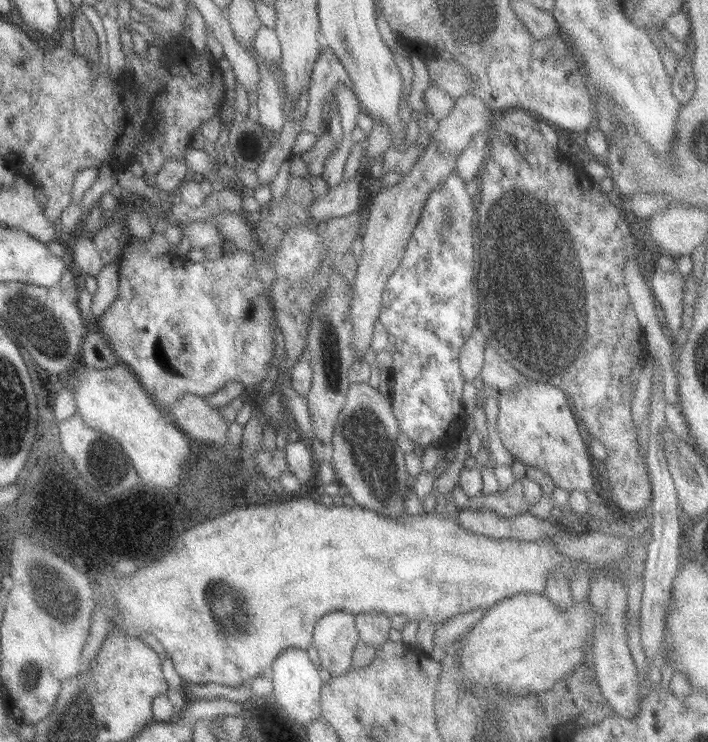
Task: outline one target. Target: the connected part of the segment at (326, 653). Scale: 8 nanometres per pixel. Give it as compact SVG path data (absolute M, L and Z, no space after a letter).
M333 611L320 616L315 622L311 648L318 655L318 666L334 677L352 668L352 652L359 640L354 616Z

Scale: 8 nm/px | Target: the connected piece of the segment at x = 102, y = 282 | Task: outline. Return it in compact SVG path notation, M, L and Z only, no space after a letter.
M113 262L103 265L94 278L97 280L97 288L91 298L91 310L88 313L90 323L103 315L103 311L115 300L117 295L117 266Z

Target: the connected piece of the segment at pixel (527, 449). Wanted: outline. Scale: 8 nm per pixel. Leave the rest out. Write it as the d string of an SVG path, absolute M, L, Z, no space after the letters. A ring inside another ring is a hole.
M522 382L511 390L498 392L496 432L503 448L525 467L544 472L557 488L570 492L593 490L588 448L579 437L576 418L566 394L556 386Z

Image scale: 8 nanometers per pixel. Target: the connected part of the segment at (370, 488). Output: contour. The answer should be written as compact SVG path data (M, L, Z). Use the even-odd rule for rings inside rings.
M366 383L348 385L341 416L335 421L330 464L337 483L345 486L347 494L353 498L355 505L395 520L400 516L406 516L407 512L403 500L406 499L406 494L411 489L411 479L405 470L404 454L396 443L399 431L389 399L385 399L385 396L379 394L377 389Z

